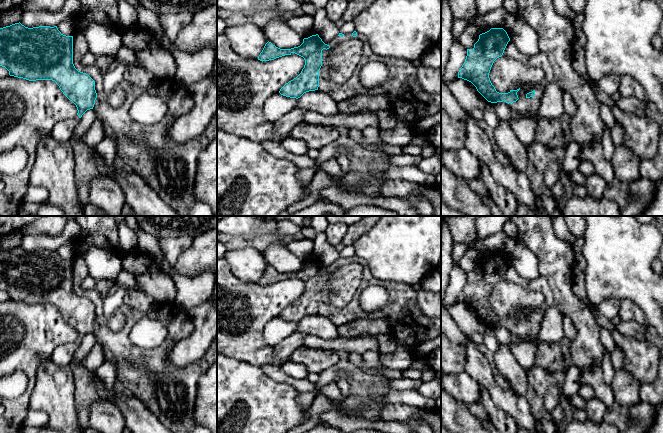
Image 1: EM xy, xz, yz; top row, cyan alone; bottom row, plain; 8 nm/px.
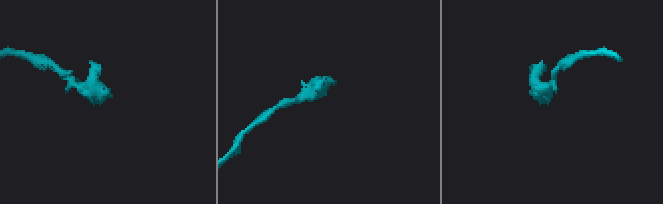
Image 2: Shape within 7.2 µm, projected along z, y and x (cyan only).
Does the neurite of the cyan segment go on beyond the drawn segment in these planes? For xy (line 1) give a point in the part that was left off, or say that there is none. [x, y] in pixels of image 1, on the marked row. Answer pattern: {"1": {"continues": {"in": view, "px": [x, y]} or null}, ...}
{"1": {"continues": null}}

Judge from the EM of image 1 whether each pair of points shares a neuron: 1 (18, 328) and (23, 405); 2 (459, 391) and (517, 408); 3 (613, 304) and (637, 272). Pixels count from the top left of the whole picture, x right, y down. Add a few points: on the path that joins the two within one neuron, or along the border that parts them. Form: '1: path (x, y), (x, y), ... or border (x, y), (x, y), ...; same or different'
1: path (22, 347), (29, 362), (30, 386); same
2: border (465, 370), (479, 385); different
3: border (620, 299), (607, 297), (597, 306); different

